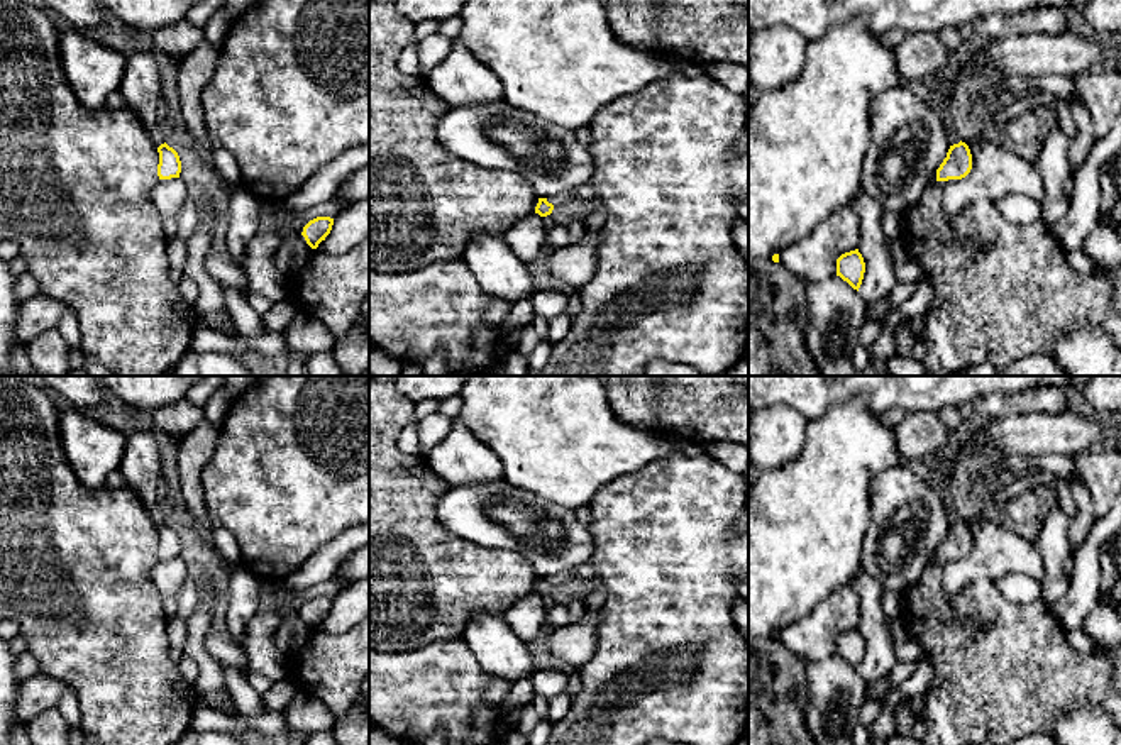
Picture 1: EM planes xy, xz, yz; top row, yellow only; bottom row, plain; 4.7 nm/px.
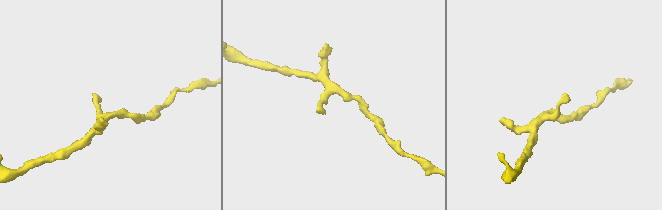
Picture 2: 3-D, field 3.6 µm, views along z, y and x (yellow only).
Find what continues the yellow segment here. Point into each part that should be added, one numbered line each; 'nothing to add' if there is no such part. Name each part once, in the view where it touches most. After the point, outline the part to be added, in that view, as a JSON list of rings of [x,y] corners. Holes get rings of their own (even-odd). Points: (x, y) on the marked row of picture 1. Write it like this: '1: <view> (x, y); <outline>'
nothing to add

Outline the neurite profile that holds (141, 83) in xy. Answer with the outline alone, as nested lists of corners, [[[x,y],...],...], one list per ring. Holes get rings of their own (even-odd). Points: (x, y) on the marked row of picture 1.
[[[152,49],[135,51],[127,56],[127,64],[119,86],[129,110],[132,110],[146,125],[152,142],[164,144],[164,134],[159,127],[161,71]]]

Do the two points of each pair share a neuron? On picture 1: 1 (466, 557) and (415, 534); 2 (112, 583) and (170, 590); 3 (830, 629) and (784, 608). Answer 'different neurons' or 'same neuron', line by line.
1: same neuron
2: different neurons
3: different neurons

